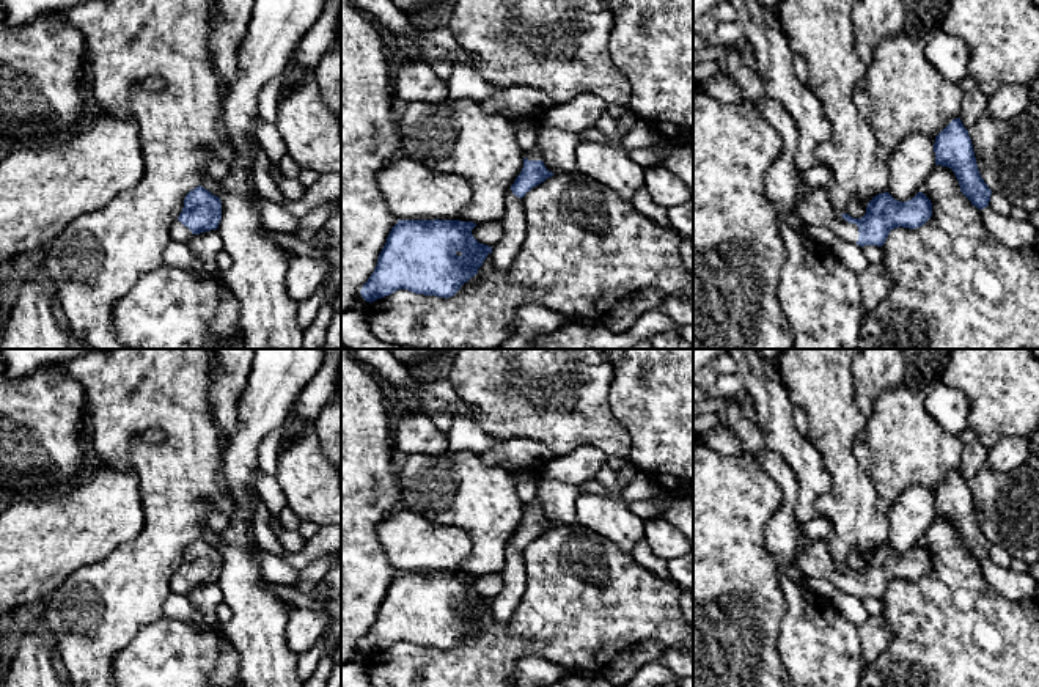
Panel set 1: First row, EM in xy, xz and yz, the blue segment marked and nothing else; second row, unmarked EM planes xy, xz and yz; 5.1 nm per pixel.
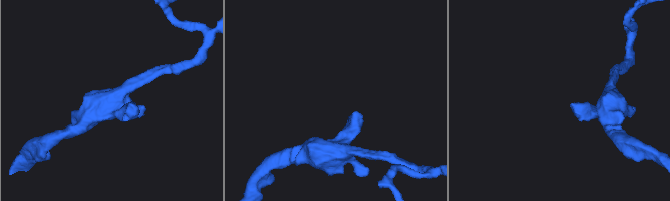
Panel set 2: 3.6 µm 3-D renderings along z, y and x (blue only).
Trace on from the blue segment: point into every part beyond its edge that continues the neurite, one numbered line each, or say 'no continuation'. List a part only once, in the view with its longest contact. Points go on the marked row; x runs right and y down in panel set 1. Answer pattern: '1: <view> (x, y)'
1: yz (815, 211)

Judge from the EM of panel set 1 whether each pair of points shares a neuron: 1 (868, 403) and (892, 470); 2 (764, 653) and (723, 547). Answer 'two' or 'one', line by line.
1: two
2: one

